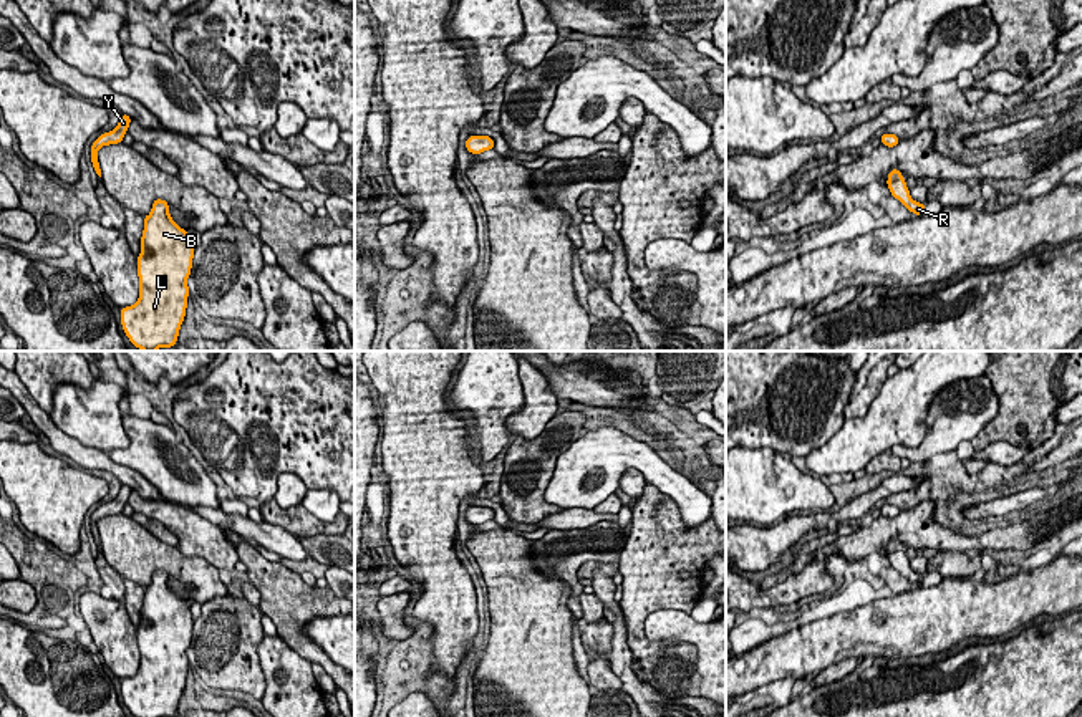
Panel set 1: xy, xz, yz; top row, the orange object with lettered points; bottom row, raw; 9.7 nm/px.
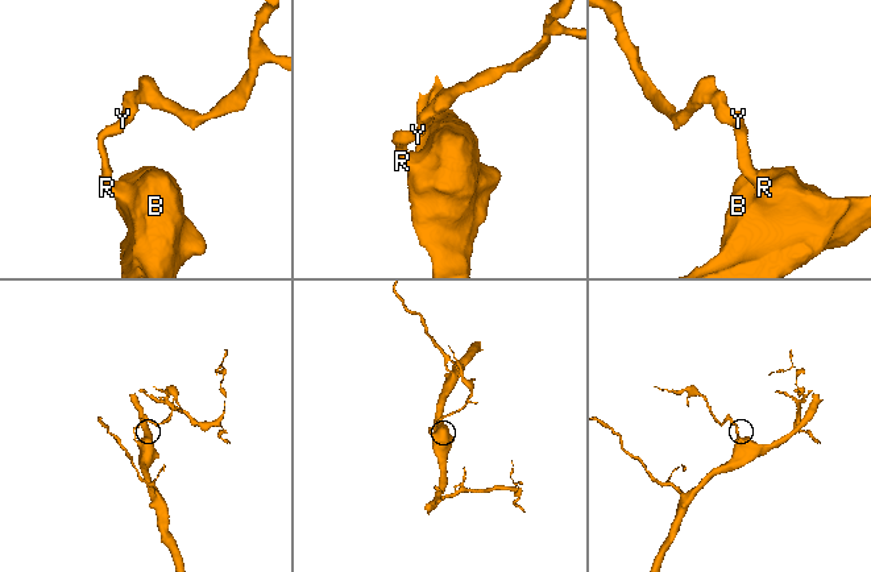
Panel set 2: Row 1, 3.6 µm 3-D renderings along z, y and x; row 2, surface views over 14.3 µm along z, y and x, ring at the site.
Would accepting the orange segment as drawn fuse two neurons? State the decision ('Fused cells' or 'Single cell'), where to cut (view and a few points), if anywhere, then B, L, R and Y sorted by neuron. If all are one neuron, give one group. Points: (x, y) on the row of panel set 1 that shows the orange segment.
Single cell. No split. Groups: B L R Y

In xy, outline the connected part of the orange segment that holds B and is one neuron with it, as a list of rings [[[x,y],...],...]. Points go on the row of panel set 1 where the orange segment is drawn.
[[[162,199],[152,202],[151,214],[144,217],[141,253],[138,257],[139,298],[133,306],[121,308],[121,325],[129,341],[142,351],[171,348],[177,343],[186,316],[194,245],[187,230],[169,215],[169,204]]]

